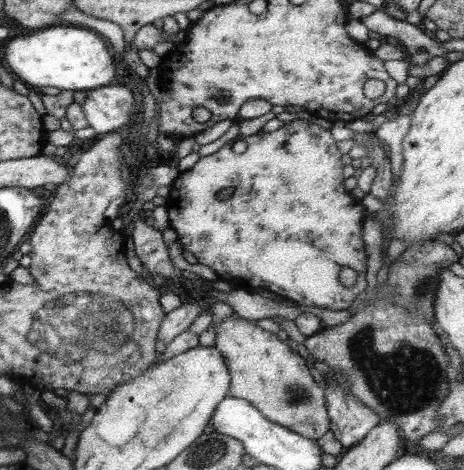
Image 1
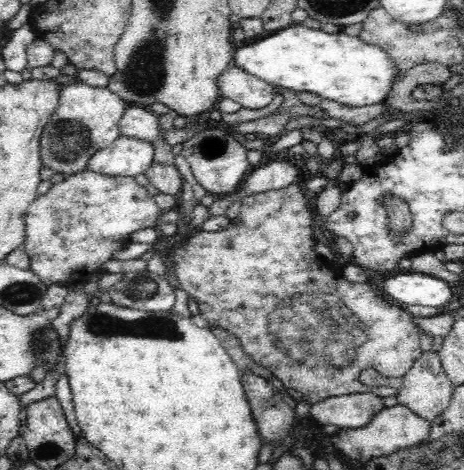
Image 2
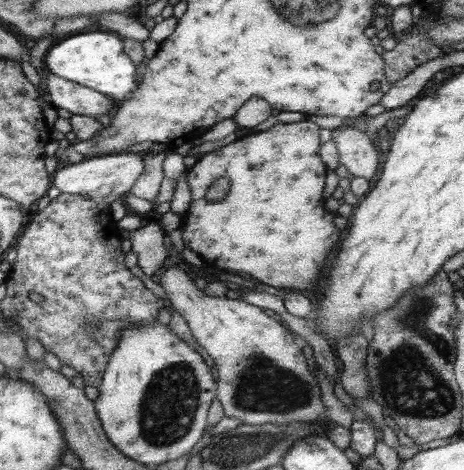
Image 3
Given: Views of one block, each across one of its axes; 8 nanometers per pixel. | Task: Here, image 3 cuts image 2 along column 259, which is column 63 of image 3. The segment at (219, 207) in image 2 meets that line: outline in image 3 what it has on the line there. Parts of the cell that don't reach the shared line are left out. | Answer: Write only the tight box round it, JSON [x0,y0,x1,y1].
[53,154,145,204]

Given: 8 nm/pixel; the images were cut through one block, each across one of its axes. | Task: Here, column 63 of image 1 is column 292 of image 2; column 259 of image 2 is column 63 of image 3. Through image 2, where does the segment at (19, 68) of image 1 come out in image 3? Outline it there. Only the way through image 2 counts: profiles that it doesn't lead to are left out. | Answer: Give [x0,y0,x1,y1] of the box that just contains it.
[45,32,137,104]

